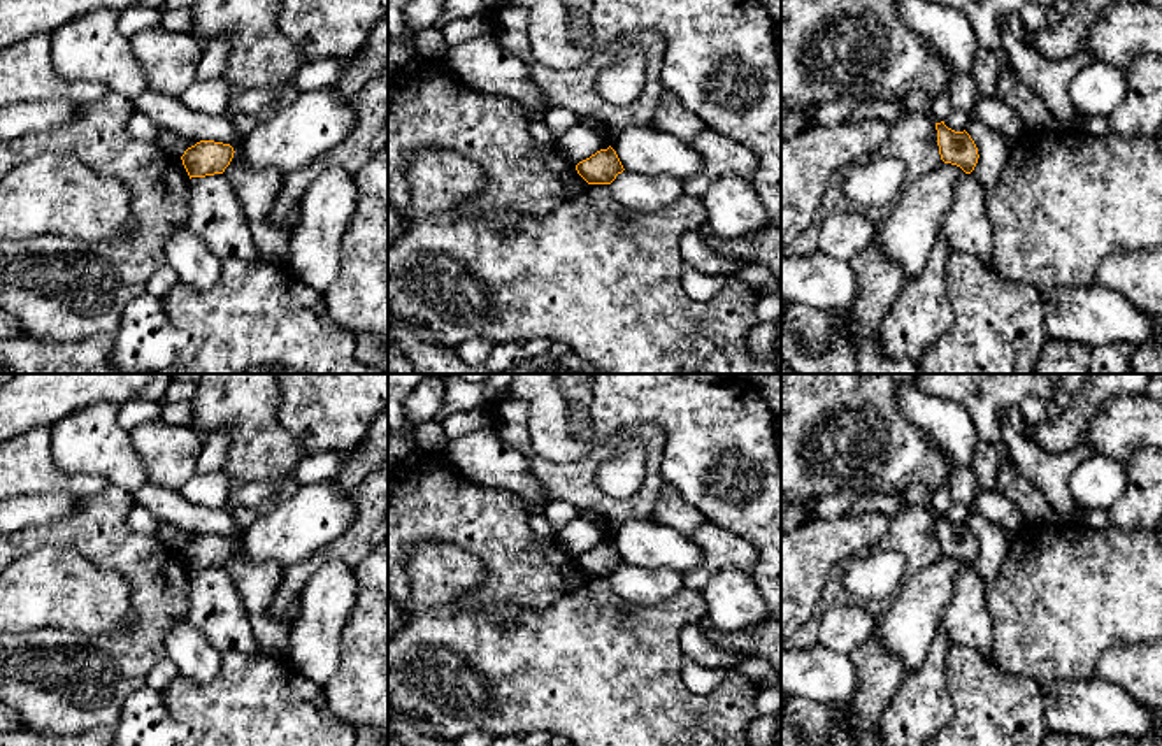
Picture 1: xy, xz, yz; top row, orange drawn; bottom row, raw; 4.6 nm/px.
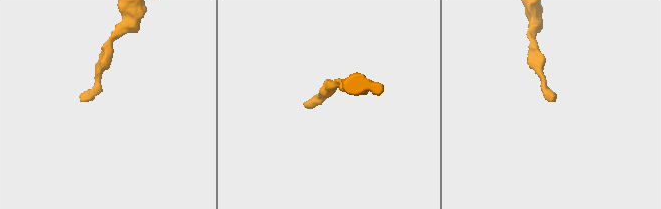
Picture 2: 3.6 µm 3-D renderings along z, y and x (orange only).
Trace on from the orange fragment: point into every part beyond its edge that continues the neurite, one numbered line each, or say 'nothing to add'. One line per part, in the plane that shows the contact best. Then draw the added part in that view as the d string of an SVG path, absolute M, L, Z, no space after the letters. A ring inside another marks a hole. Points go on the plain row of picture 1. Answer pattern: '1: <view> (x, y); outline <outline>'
nothing to add

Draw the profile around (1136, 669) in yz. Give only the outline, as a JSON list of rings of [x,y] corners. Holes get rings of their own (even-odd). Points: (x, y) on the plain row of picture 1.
[[[1162,639],[1104,651],[1094,679],[1122,688],[1137,704],[1162,707]]]

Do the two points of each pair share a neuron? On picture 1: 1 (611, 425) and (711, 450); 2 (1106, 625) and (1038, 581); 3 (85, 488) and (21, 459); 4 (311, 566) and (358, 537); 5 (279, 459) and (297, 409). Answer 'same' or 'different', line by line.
1: same
2: same
3: same
4: same
5: different

